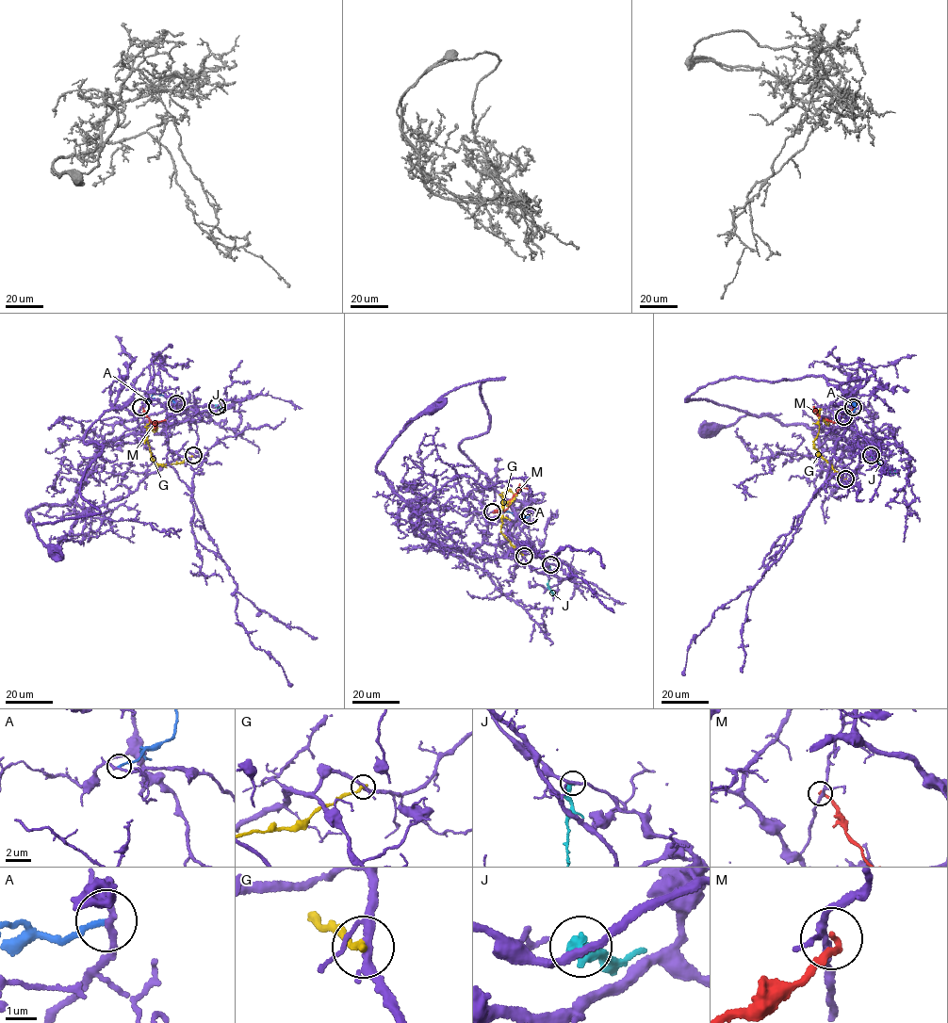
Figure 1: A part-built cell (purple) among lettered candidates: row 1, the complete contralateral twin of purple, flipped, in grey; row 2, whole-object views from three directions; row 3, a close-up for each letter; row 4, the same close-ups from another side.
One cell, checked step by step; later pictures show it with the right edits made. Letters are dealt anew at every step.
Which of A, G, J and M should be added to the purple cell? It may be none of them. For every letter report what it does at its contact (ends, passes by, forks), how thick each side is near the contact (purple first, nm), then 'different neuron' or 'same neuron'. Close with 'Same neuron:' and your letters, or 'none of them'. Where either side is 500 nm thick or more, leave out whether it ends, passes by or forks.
A: it ends | 190/180 nm | different neuron
G: it ends | 240/240 nm | different neuron
J: it ends | 240/440 nm | different neuron
M: it ends | 160/220 nm | different neuron
Same neuron: none of them

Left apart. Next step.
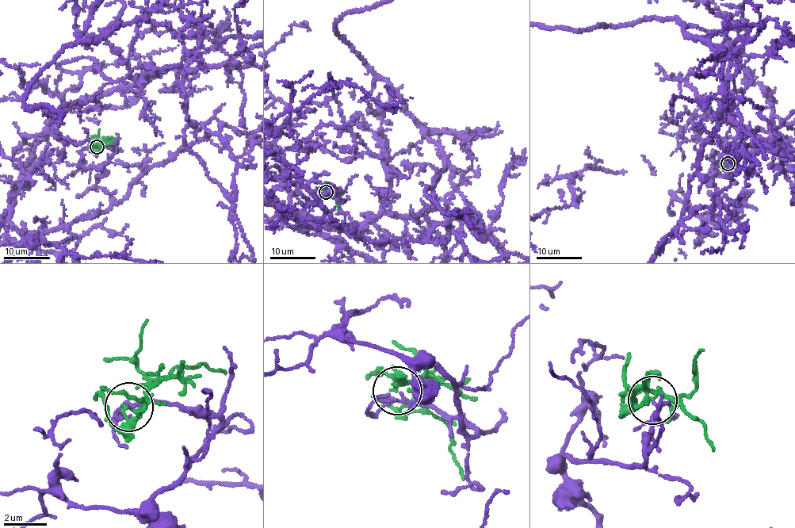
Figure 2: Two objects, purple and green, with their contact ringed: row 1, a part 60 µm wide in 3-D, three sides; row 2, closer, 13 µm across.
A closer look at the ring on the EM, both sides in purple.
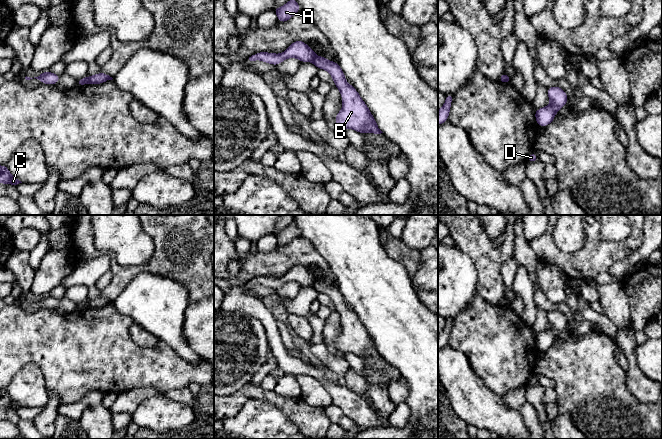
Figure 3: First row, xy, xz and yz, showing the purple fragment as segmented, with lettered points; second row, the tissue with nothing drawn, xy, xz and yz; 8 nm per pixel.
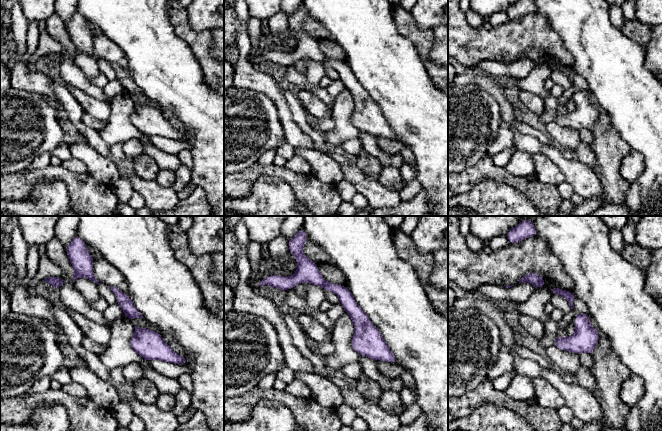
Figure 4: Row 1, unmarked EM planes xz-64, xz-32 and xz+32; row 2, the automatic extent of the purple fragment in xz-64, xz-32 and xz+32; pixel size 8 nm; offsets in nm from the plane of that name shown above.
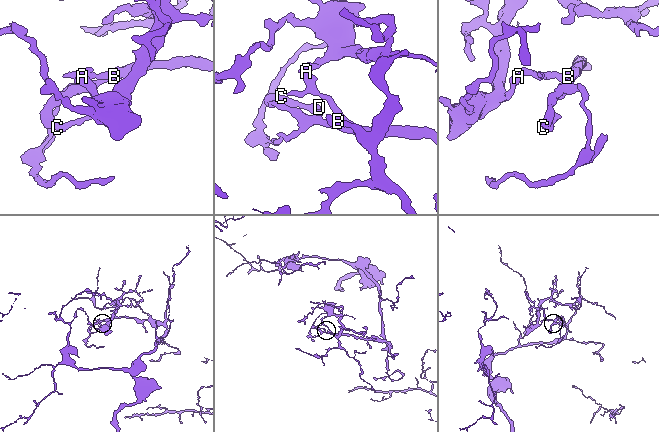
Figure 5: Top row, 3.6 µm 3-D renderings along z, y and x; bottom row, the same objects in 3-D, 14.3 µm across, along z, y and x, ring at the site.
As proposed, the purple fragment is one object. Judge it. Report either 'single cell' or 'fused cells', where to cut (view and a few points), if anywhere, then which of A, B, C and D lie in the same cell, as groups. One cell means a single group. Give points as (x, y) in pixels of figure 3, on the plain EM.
fused cells | xz (316, 279), (312, 286) | A / B C D

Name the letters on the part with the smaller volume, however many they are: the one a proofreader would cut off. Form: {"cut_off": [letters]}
{"cut_off": ["A"]}

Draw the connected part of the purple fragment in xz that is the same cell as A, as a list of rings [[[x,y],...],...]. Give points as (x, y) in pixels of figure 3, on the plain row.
[[[293,221],[285,229],[279,232],[273,232],[277,239],[279,246],[287,246],[293,239],[300,235],[300,230],[298,229],[296,223]]]

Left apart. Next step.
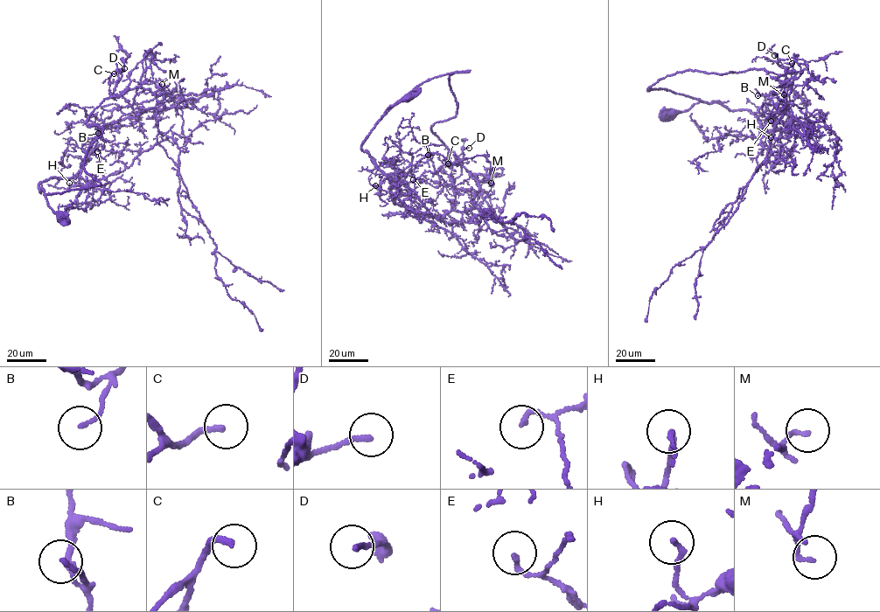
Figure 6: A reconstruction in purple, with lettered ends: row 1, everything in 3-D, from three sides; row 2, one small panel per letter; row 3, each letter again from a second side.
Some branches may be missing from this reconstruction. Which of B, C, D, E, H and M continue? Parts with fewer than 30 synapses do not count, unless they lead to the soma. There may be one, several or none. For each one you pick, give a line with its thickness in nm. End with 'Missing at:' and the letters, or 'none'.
C: 190 nm
Missing at: C

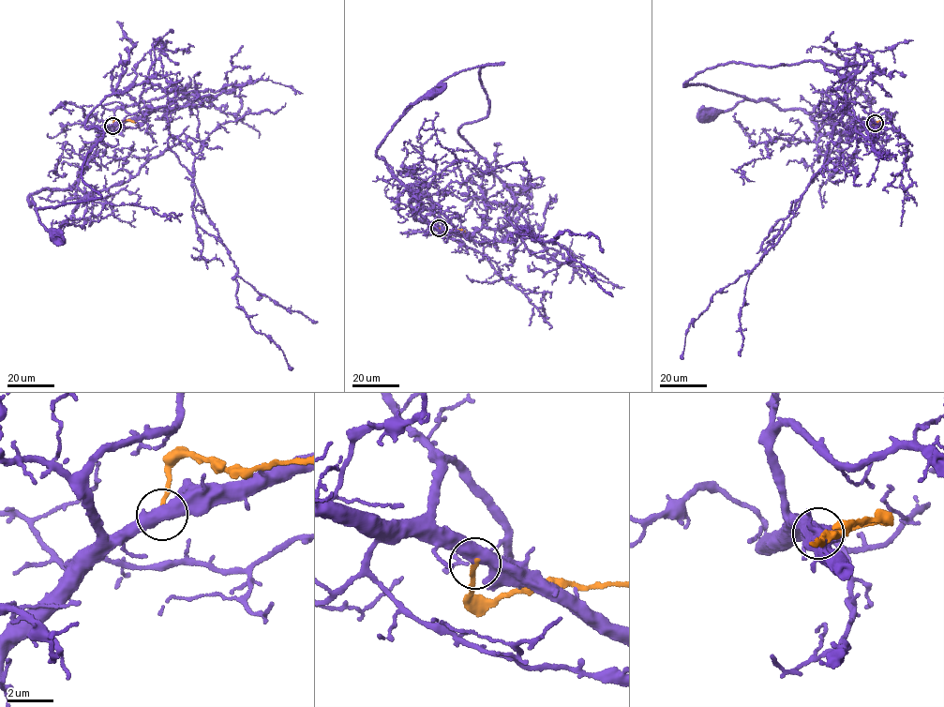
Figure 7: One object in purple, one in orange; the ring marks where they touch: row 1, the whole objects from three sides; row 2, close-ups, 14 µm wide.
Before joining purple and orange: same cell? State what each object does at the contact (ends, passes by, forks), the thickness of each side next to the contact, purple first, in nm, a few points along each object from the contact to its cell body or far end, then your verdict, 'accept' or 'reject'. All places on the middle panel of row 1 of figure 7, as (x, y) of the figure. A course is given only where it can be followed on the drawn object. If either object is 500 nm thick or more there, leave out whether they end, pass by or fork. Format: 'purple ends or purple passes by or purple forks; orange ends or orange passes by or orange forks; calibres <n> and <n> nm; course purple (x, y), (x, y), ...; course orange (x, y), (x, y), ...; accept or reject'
calibres 500 and 190 nm; course purple (439, 228), (415, 218), (410, 203), (412, 191), (397, 181), (376, 153), (377, 147), (405, 108), (431, 95); course orange (439, 228), (439, 231), (465, 232); reject

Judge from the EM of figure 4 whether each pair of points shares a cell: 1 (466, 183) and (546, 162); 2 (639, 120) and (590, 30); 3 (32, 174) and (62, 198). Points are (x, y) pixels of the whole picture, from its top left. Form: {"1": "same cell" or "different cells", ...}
{"1": "different cells", "2": "same cell", "3": "different cells"}

